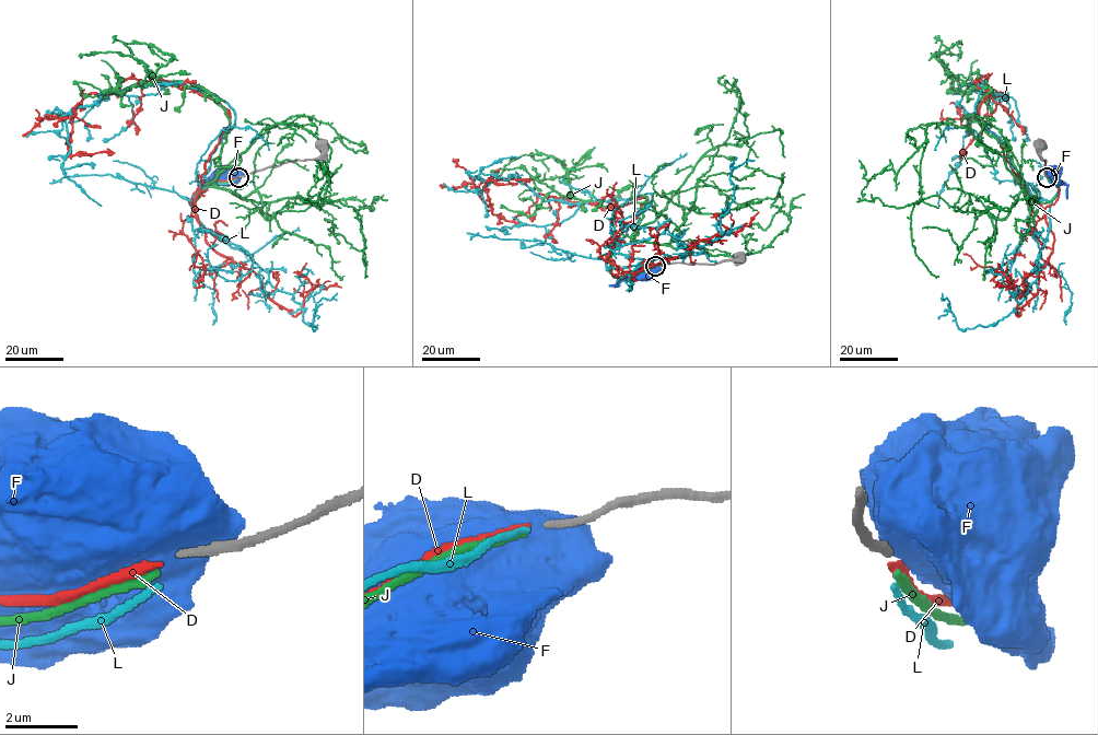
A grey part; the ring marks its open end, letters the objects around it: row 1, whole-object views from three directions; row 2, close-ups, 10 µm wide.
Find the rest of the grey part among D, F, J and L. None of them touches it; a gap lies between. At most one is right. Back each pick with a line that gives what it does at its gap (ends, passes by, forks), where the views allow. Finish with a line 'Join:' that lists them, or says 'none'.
D: it ends there
Join: D

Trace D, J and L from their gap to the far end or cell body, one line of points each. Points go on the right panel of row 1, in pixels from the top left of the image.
D: (1047, 177), (1059, 196), (1044, 209), (980, 123), (991, 89), (977, 78), (1002, 93), (965, 155)
J: (1048, 178), (1059, 193), (1037, 203), (1004, 159), (966, 128), (931, 124), (911, 232), (915, 254), (938, 277)
L: (1048, 178), (1058, 191), (1037, 200), (1005, 144), (977, 116), (982, 82), (960, 102), (972, 118), (938, 206)

